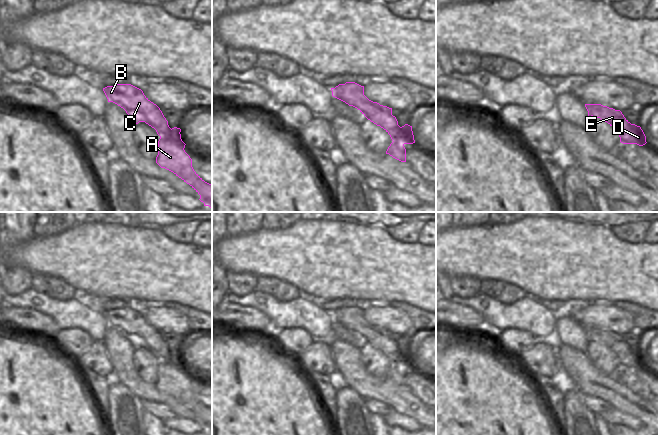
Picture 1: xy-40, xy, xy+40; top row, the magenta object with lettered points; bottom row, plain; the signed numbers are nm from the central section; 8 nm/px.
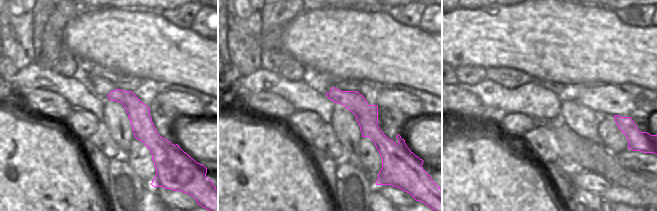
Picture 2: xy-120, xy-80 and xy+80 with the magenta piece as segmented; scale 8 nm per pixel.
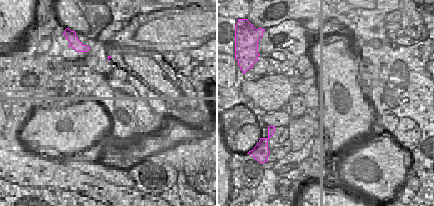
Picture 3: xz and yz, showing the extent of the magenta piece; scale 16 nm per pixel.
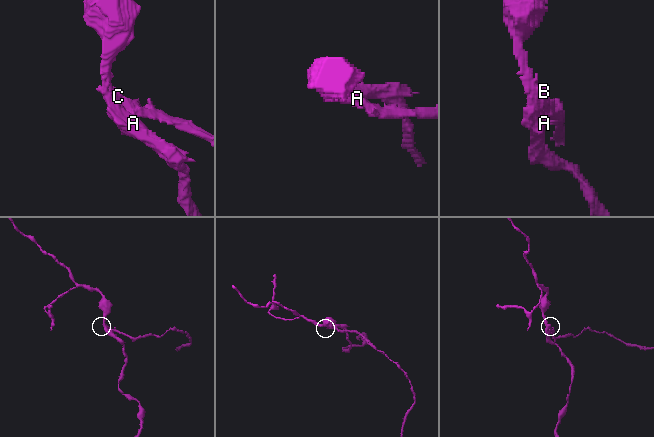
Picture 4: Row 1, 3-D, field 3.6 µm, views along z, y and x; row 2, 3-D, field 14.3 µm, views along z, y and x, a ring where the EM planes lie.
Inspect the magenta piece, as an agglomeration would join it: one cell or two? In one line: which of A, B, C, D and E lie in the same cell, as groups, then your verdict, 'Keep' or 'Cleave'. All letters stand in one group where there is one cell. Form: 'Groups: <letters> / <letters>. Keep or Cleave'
Groups: A B C / D E. Cleave.

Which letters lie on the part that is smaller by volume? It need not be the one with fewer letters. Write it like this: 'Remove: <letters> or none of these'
Remove: D, E

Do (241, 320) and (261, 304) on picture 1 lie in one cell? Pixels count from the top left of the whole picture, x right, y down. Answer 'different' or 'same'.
different

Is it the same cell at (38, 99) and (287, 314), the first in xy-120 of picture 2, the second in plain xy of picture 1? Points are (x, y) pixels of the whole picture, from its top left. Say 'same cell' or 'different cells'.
different cells

